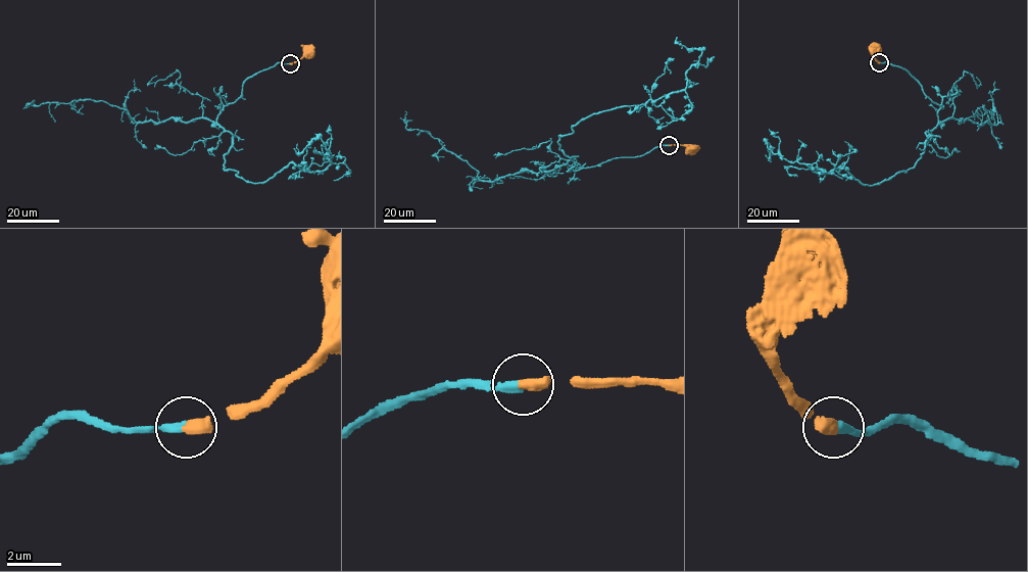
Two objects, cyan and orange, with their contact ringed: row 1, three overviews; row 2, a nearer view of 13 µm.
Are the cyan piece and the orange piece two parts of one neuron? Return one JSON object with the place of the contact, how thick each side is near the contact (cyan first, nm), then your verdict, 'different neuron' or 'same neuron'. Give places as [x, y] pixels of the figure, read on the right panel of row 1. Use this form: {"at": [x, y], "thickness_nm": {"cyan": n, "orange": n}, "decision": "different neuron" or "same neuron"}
{"at": [879, 62], "thickness_nm": {"cyan": 320, "orange": 440}, "decision": "same neuron"}

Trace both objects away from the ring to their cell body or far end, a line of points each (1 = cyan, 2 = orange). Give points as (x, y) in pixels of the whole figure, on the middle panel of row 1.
1: (669, 145), (575, 171), (557, 142), (590, 116), (686, 87), (702, 52), (681, 41)
2: (669, 145), (683, 145), (690, 151)

